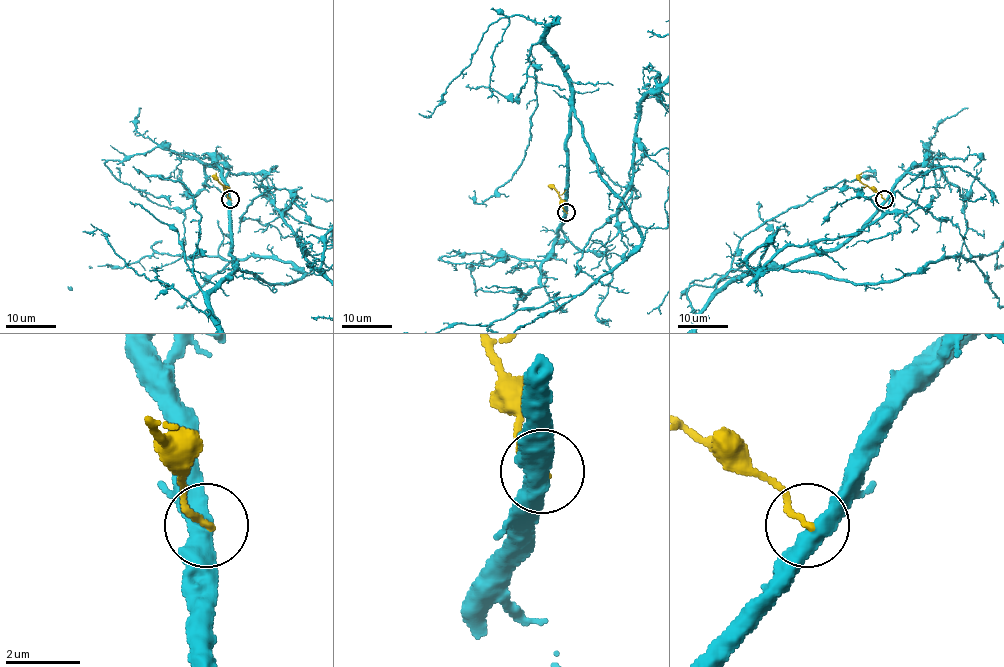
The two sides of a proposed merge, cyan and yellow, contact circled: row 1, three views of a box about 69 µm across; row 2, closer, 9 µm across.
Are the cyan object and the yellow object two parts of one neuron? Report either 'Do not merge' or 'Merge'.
Do not merge

